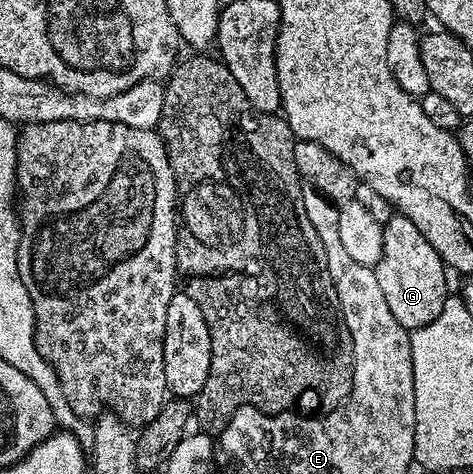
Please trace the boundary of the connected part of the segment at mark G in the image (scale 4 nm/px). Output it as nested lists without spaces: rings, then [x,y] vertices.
[[[393,213],[390,221],[384,224],[384,244],[382,257],[374,268],[378,277],[378,286],[382,288],[382,297],[394,313],[394,321],[408,332],[430,325],[438,313],[442,313],[444,300],[449,298],[448,279],[444,276],[446,265],[438,257],[434,245],[418,233],[418,225],[405,215]]]

